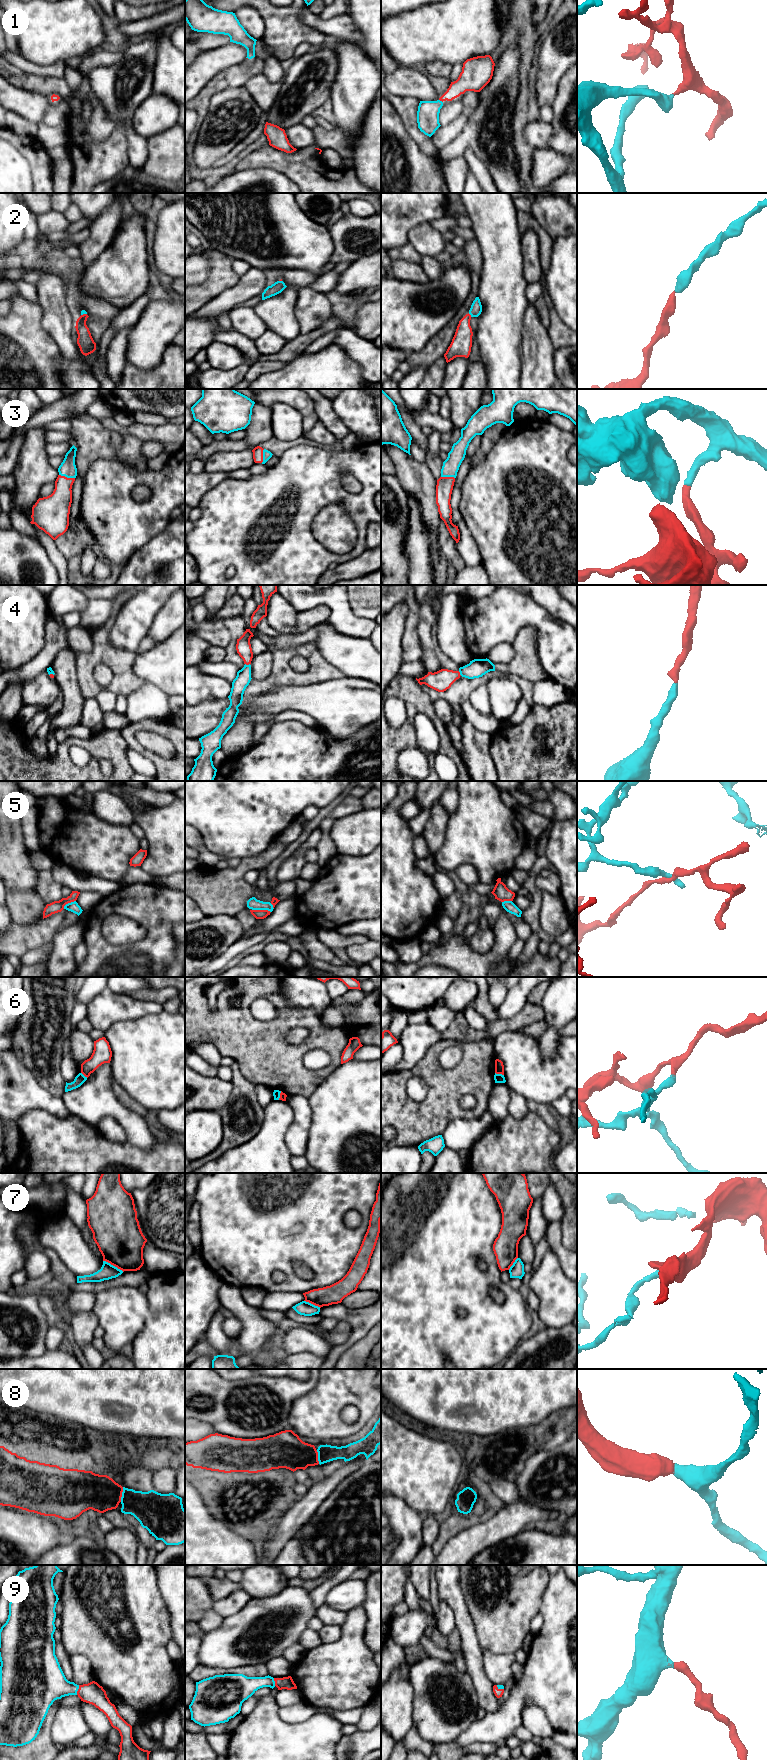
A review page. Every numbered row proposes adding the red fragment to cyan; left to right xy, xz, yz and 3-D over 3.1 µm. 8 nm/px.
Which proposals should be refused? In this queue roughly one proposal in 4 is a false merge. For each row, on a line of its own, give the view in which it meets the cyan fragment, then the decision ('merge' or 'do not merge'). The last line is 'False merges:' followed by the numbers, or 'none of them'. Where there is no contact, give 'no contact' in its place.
1: yz | merge
2: yz | merge
3: xy | merge
4: xz | merge
5: xz | do not merge
6: yz | do not merge
7: xy | do not merge
8: xy | merge
9: xy | merge
False merges: 5, 6, 7

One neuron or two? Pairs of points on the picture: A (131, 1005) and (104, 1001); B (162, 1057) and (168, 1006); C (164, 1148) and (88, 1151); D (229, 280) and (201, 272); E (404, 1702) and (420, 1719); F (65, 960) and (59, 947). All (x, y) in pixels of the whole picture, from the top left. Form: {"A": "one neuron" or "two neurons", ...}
{"A": "one neuron", "B": "two neurons", "C": "one neuron", "D": "two neurons", "E": "two neurons", "F": "one neuron"}

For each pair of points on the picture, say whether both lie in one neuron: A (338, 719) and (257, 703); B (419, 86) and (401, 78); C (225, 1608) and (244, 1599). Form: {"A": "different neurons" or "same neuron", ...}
{"A": "same neuron", "B": "same neuron", "C": "same neuron"}

